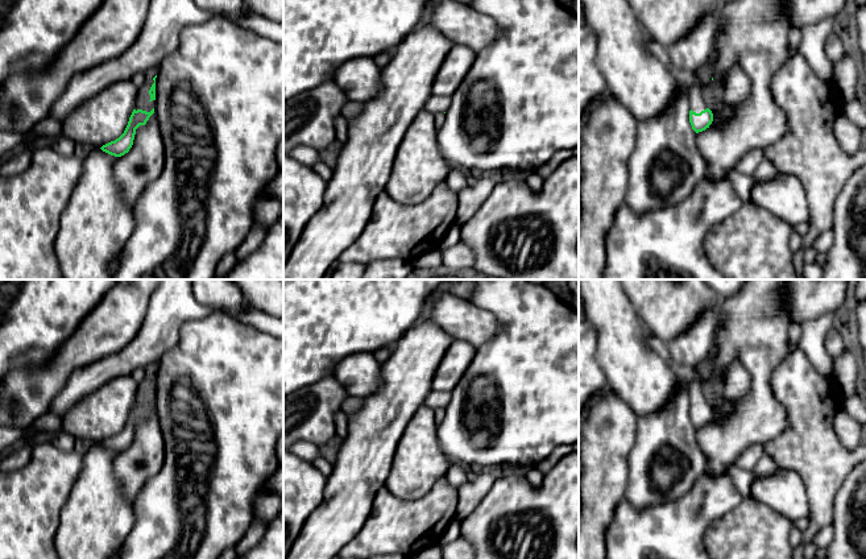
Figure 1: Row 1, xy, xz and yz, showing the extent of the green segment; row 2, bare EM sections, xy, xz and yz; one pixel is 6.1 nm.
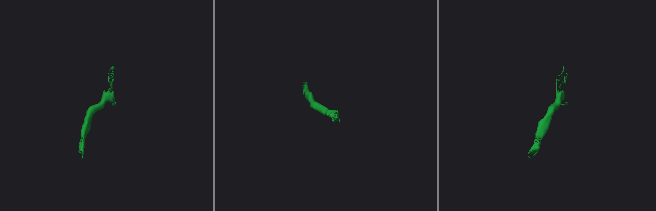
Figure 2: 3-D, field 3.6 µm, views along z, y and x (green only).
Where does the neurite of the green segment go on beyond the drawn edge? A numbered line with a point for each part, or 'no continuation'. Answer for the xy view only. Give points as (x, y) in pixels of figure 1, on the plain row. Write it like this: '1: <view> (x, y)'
1: xy (143, 397)

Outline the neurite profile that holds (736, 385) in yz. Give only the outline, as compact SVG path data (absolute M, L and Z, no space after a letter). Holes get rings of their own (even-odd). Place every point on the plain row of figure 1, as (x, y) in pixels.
M738 360L724 373L722 397L726 402L737 402L750 392L750 373Z

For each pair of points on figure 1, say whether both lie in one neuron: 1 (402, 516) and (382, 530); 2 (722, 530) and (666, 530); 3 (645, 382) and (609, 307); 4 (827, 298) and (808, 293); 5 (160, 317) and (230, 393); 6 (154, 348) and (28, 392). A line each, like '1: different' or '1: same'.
1: same
2: different
3: same
4: same
5: different
6: different

